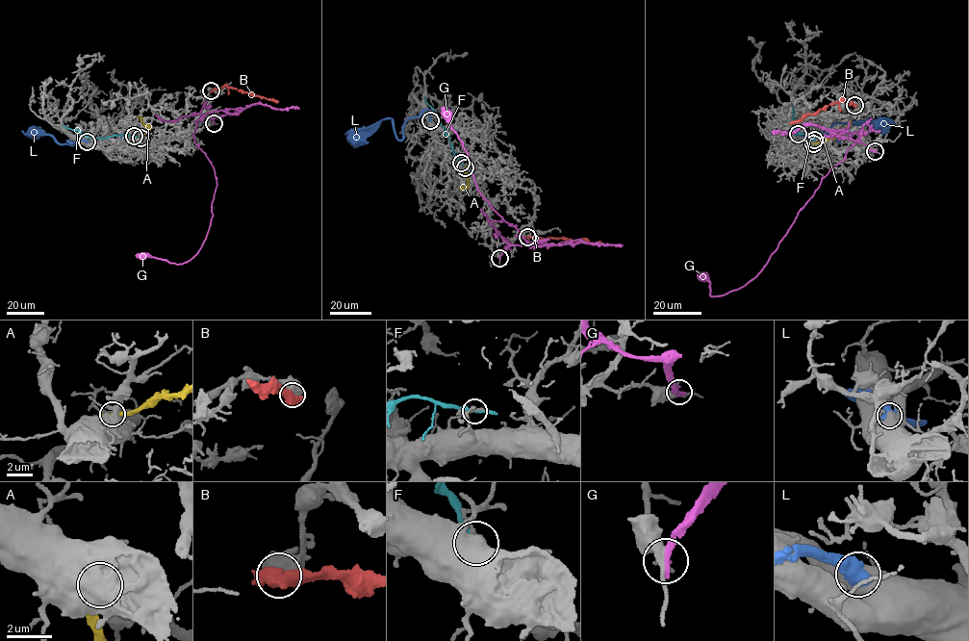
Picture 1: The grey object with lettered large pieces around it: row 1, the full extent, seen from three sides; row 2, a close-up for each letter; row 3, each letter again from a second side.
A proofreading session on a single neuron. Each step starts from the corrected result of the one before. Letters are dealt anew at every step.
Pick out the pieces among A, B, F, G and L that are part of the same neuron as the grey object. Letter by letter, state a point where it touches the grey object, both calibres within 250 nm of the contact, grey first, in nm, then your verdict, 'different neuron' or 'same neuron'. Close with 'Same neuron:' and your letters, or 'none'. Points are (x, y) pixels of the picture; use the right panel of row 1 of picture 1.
A: (813, 143) | 750/340 nm | different neuron
B: (854, 105) | 900/900 nm | different neuron
F: (814, 140) | 200/280 nm | different neuron
G: (875, 151) | 280/480 nm | different neuron
L: (798, 134) | 900/750 nm | same neuron
Same neuron: L

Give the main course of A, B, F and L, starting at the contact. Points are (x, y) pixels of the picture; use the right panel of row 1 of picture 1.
A: (813, 143), (841, 133), (850, 120)
B: (854, 105), (848, 104), (844, 100), (790, 122)
F: (814, 140), (812, 135), (796, 133), (793, 129), (792, 107)
L: (799, 134), (791, 130), (803, 135), (830, 134), (838, 142), (830, 138), (833, 124), (888, 121)

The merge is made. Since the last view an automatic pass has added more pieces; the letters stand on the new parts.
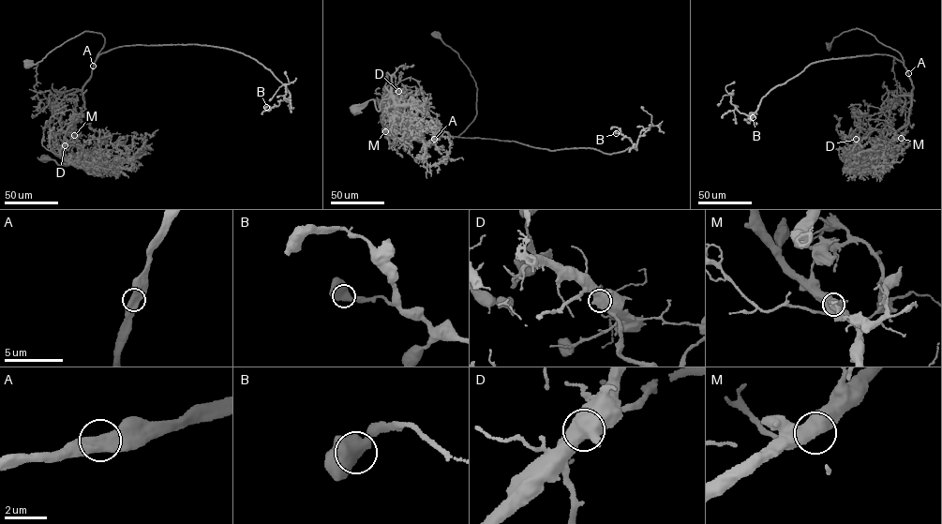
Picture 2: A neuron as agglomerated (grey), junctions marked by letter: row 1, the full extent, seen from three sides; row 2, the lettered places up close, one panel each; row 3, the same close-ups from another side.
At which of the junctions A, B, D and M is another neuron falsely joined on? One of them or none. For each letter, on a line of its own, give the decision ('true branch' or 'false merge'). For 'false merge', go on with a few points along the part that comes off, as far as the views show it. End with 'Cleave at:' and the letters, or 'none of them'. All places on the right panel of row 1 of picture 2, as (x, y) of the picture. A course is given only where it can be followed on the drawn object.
A: true branch
B: true branch
D: false merge; course (856, 139), (869, 153), (874, 129), (907, 123), (893, 56), (809, 64), (750, 115), (732, 94), (718, 105)
M: true branch
Cleave at: D

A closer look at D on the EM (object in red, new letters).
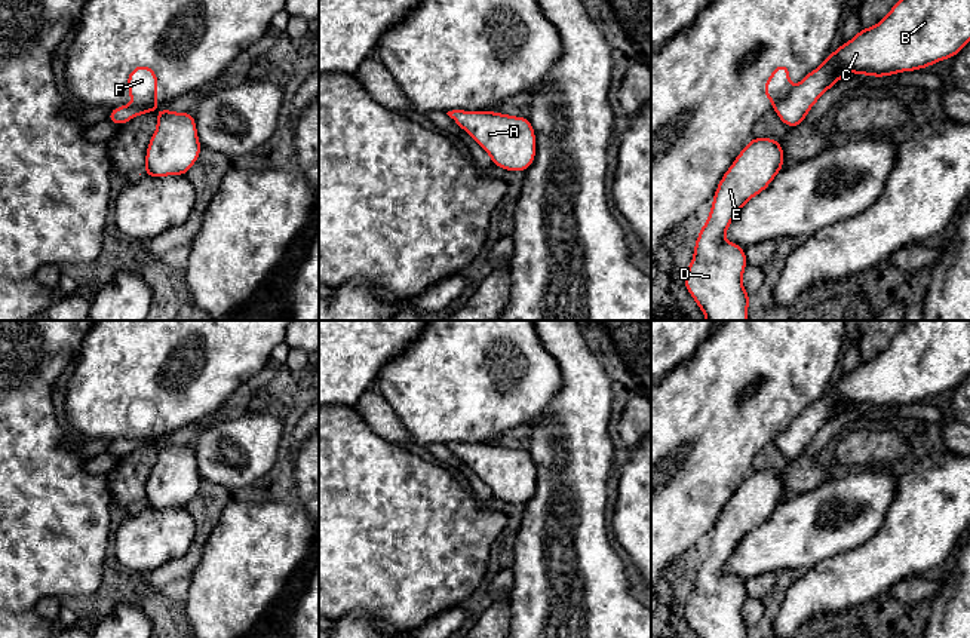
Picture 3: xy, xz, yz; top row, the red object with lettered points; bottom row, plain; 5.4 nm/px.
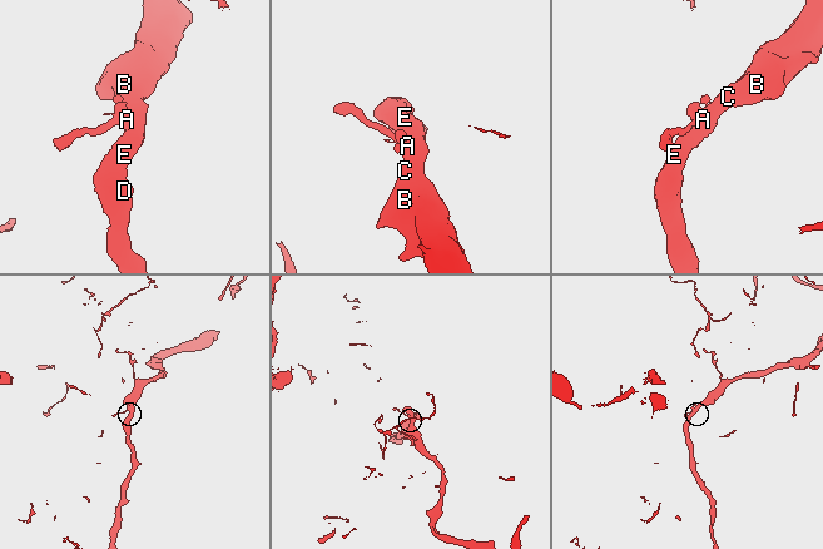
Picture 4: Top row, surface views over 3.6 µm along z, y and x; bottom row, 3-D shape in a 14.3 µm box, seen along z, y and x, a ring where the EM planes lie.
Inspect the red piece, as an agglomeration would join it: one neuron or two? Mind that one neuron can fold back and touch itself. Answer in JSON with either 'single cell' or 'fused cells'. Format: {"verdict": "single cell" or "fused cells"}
{"verdict": "fused cells"}

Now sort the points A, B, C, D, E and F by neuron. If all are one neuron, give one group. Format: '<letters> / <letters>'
A B C D E / F

